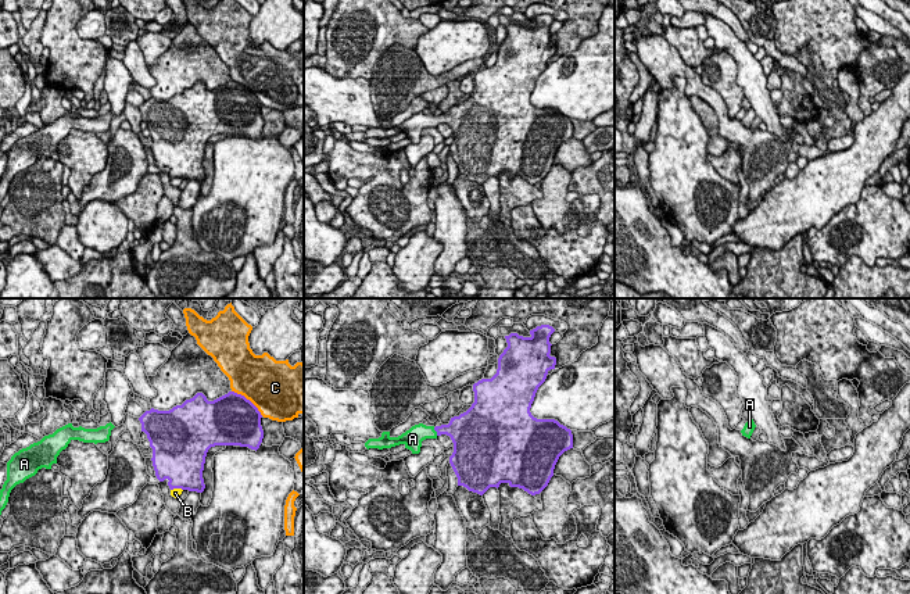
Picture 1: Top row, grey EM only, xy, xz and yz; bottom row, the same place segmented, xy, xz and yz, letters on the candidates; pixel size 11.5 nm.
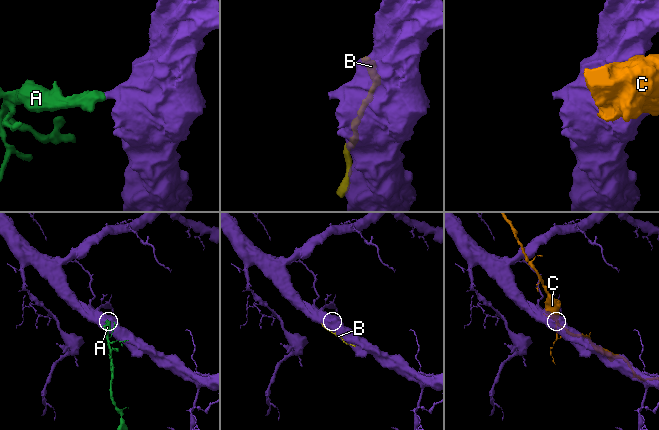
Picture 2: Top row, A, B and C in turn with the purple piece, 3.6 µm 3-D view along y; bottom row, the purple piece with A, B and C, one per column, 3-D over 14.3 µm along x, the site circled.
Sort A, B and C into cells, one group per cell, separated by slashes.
A / B / C

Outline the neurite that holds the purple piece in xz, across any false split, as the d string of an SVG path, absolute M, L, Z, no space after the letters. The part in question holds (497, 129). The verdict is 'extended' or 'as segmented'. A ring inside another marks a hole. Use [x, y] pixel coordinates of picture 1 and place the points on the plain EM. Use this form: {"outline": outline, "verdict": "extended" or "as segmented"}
{"outline": "M541 14L530 19L530 26L517 22L505 25L508 36L498 47L497 62L473 74L474 92L466 101L451 107L448 114L434 117L419 112L398 126L383 121L379 128L369 128L365 136L383 139L404 133L412 143L419 143L423 129L447 124L454 132L449 153L458 175L483 185L490 176L498 178L501 172L508 172L531 185L540 183L553 165L559 146L573 137L570 118L555 108L537 108L530 101L538 76L556 54L556 47L549 44L553 21L552 15Z", "verdict": "extended"}

